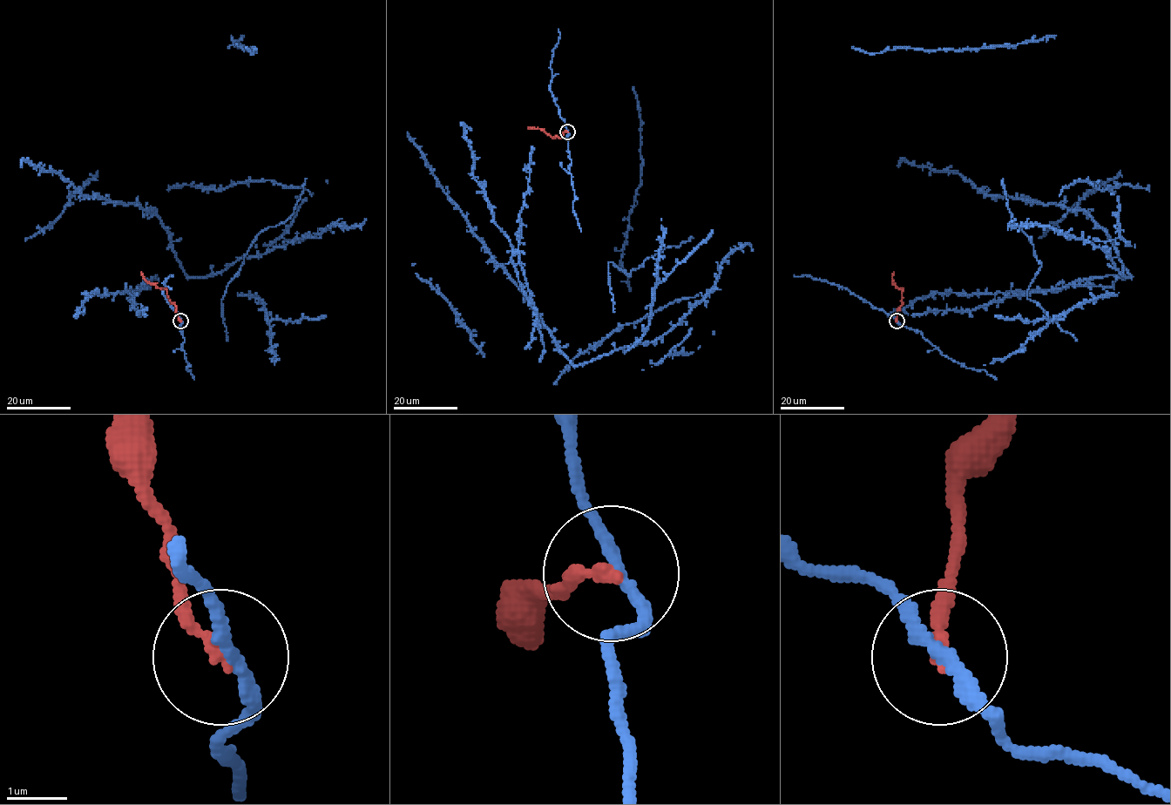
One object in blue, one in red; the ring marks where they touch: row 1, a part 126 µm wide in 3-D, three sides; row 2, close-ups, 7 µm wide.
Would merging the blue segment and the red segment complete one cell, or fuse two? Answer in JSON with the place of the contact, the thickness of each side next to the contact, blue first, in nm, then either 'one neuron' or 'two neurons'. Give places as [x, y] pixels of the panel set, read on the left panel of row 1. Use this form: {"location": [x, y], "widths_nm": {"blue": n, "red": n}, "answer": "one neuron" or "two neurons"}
{"location": [180, 321], "widths_nm": {"blue": 200, "red": 240}, "answer": "two neurons"}

